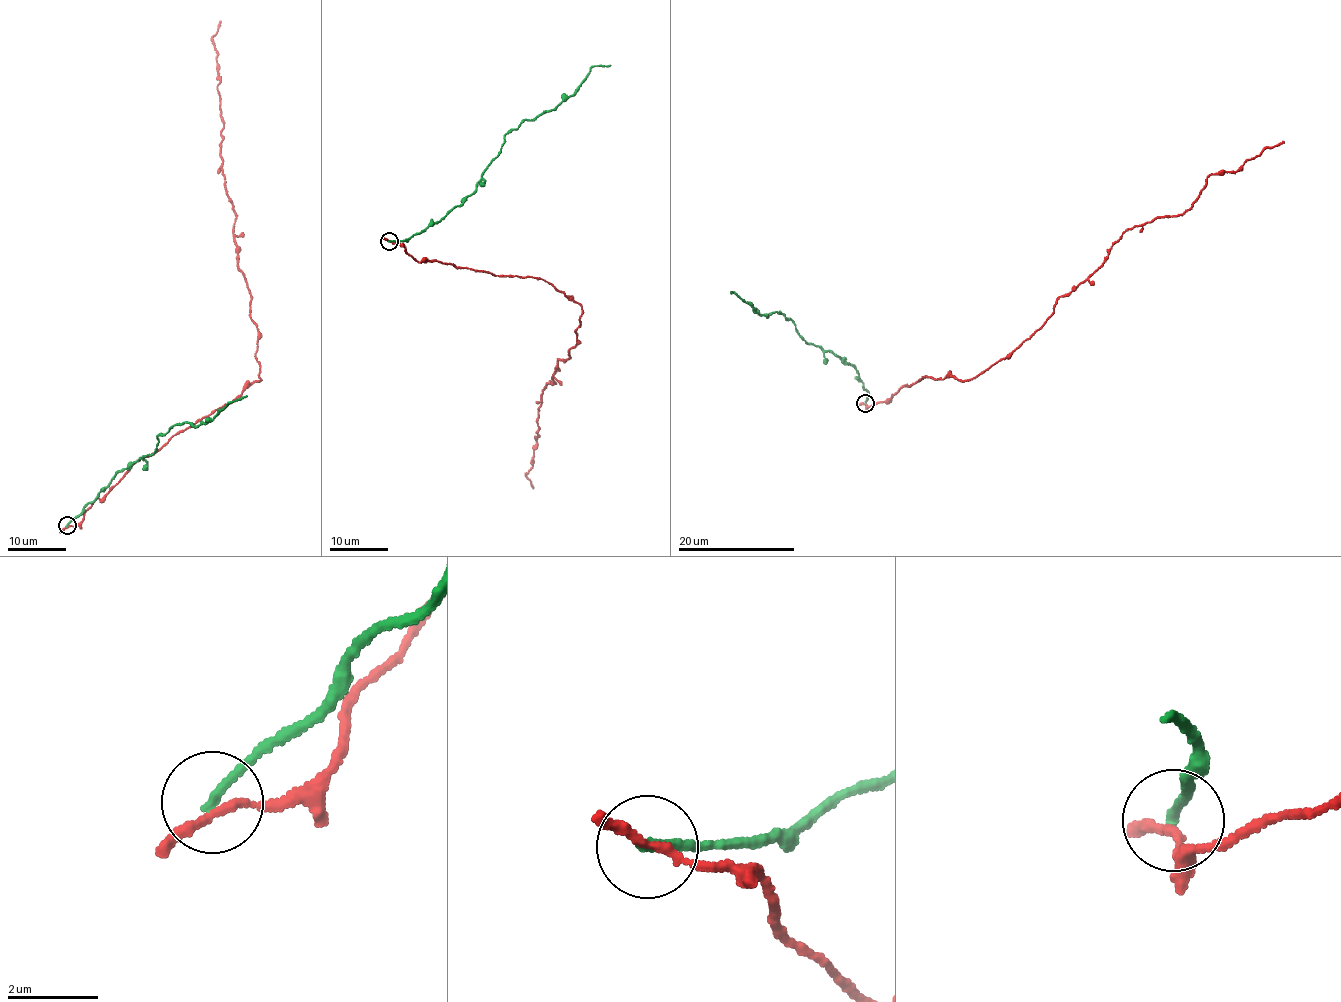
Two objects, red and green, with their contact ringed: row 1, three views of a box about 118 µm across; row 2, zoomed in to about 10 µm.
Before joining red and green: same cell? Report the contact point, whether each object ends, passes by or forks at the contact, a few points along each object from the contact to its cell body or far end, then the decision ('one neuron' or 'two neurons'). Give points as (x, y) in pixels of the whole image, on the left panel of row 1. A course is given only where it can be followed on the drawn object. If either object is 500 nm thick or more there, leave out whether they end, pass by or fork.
(67, 525) | red passes by | green ends | red via (66, 527), (136, 462), (259, 381), (259, 332), (220, 148), (213, 39), (221, 21) | green via (66, 525), (116, 472), (155, 451), (159, 435), (176, 424), (204, 423), (230, 402), (247, 396) | two neurons

